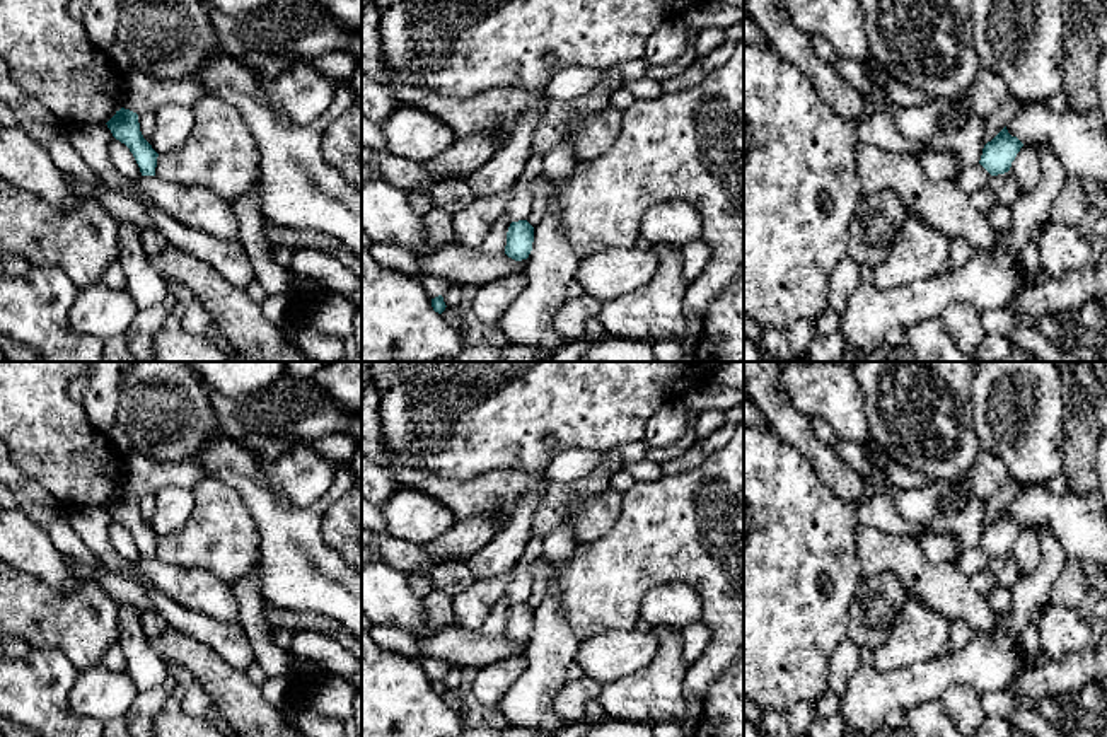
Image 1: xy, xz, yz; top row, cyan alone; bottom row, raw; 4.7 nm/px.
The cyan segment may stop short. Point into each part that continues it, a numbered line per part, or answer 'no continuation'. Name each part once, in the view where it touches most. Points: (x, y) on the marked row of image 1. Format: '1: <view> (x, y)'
no continuation

